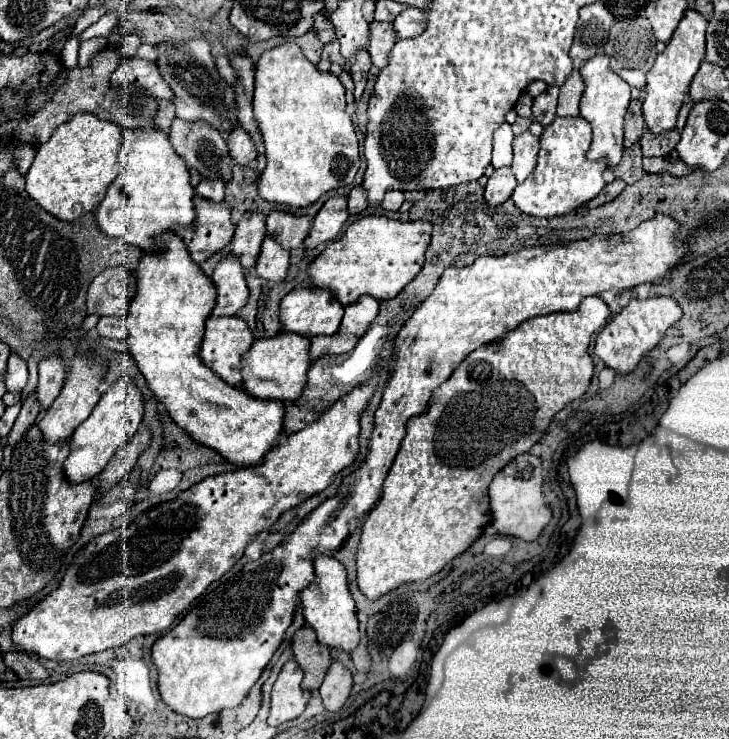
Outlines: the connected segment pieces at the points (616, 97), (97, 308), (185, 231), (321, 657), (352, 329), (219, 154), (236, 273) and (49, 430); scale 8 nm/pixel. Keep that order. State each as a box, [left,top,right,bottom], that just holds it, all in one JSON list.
[[581,54,631,168],[87,266,137,316],[179,196,235,264],[291,626,331,692],[311,296,379,360],[169,118,233,182],[211,254,249,316],[37,358,103,444]]

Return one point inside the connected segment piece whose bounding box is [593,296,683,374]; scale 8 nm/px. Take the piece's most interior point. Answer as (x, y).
(628, 337)

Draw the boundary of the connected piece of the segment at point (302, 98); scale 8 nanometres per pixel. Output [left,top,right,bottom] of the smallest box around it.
[253,44,361,208]

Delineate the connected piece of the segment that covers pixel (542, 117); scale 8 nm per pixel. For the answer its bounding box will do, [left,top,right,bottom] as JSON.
[533,86,559,126]

